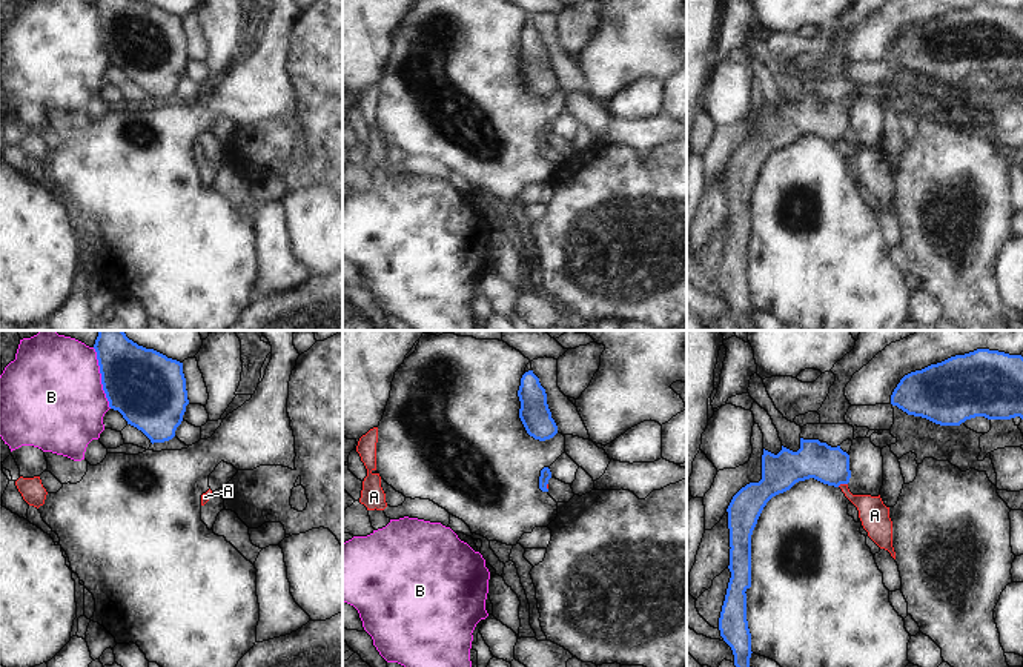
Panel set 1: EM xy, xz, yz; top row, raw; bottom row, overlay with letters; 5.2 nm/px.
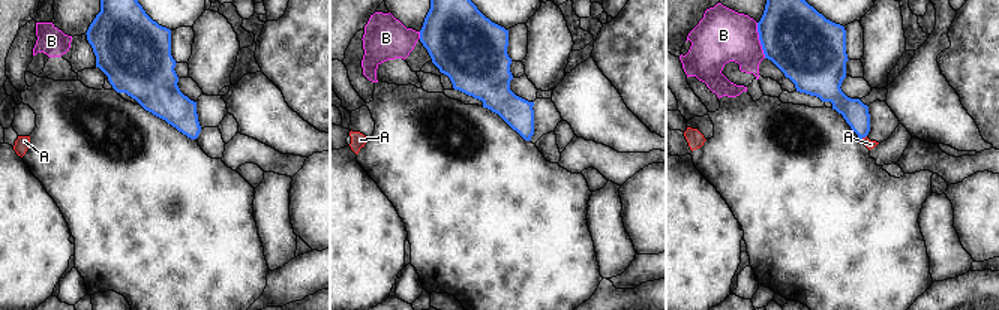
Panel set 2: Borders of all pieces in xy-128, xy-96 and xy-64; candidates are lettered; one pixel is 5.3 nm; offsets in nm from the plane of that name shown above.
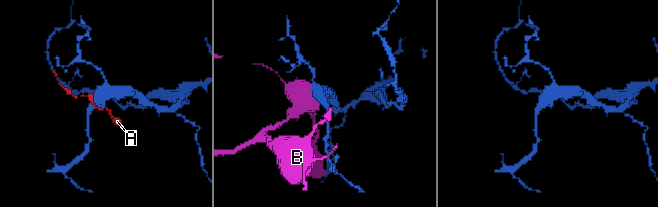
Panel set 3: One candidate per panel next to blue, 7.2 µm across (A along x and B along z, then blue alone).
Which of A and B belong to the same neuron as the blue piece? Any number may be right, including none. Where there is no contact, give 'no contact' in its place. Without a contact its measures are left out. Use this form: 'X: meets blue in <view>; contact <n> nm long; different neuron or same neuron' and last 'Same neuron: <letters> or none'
A: meets blue in yz; contact 60 nm long; different neuron
B: meets blue in xy; contact 340 nm long; different neuron
Same neuron: none

